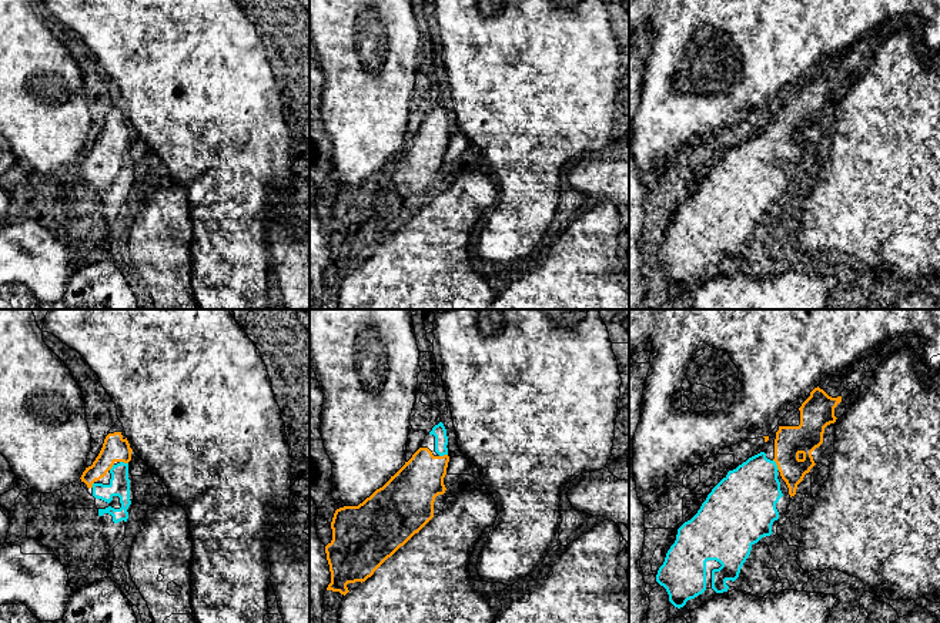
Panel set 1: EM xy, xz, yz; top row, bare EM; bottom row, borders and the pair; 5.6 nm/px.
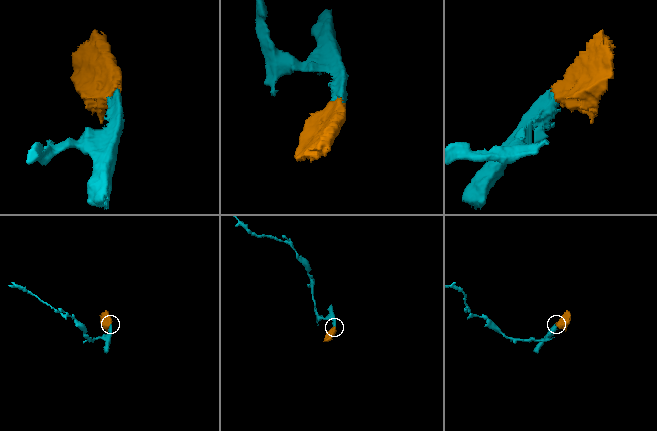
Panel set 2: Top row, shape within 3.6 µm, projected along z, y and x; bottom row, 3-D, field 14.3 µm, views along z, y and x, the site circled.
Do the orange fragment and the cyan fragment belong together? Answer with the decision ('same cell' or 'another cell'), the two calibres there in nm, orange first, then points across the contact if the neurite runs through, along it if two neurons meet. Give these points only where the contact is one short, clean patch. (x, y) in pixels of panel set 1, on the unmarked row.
same cell; 170 nm thick on the orange side, 320 nm on the other; runs through yz (790, 121), (786, 134), (776, 144), (748, 176)

